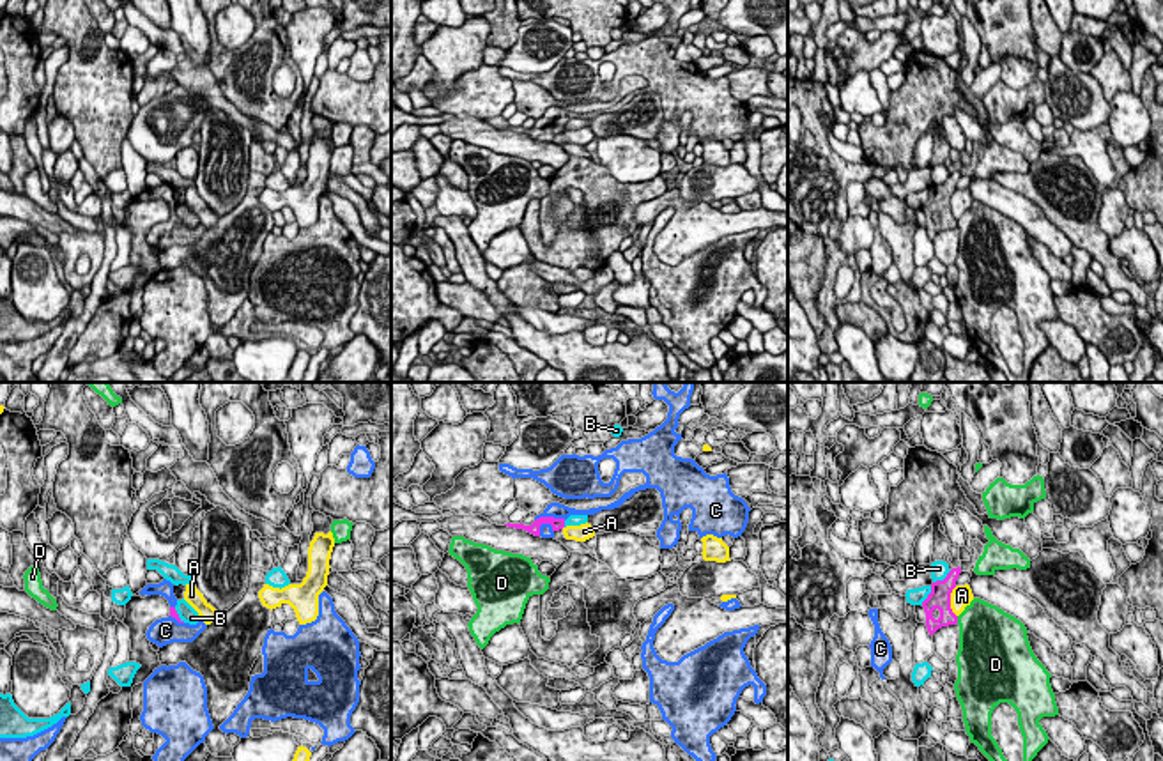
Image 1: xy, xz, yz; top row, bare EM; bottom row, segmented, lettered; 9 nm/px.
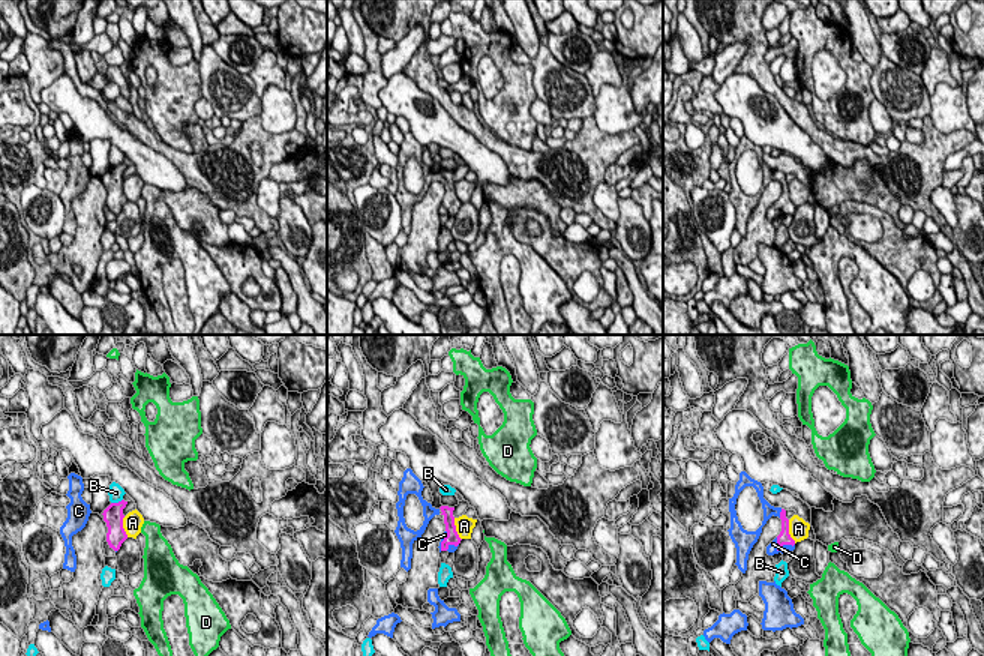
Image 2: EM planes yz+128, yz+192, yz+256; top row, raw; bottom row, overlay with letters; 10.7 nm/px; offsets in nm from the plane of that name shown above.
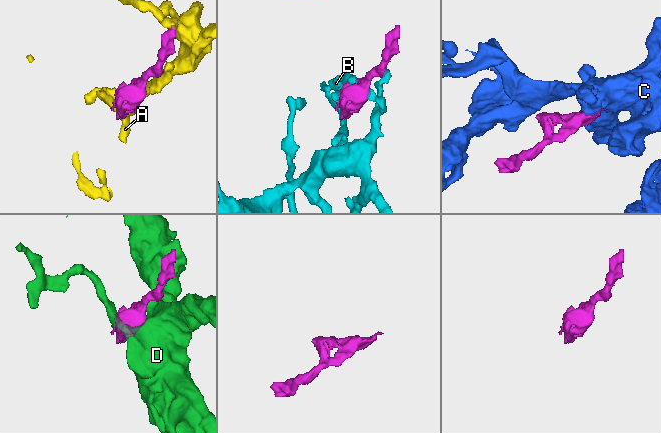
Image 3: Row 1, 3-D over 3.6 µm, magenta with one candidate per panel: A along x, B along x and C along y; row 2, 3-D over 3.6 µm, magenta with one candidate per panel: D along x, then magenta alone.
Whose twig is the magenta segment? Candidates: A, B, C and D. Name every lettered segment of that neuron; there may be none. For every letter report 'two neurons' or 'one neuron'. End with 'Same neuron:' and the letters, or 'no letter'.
A: two neurons
B: two neurons
C: one neuron
D: two neurons
Same neuron: C

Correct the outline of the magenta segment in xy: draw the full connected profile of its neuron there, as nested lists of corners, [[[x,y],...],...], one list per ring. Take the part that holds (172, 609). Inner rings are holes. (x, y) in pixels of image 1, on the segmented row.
[[[163,579],[159,584],[147,584],[140,595],[161,595],[168,600],[170,603],[170,616],[156,619],[149,630],[147,630],[147,639],[159,648],[172,644],[172,642],[193,642],[205,628],[207,625],[198,619],[196,625],[184,623],[177,611],[177,598],[173,595],[173,584],[166,579]]]

